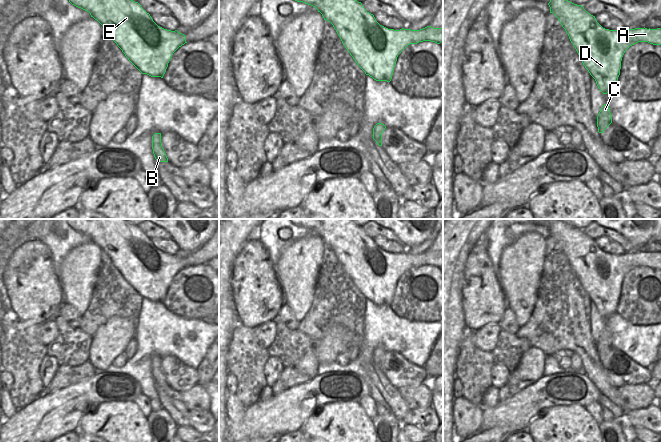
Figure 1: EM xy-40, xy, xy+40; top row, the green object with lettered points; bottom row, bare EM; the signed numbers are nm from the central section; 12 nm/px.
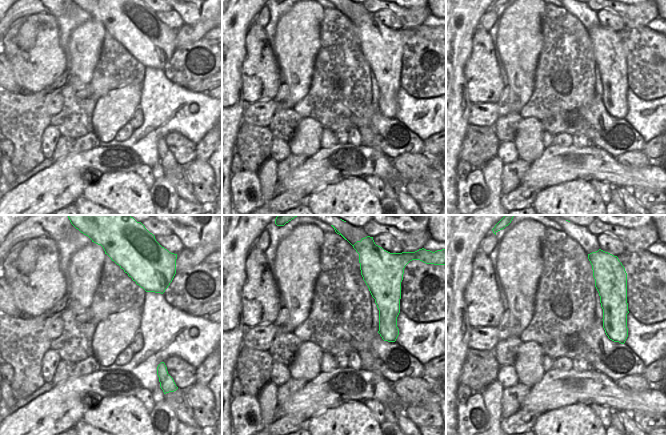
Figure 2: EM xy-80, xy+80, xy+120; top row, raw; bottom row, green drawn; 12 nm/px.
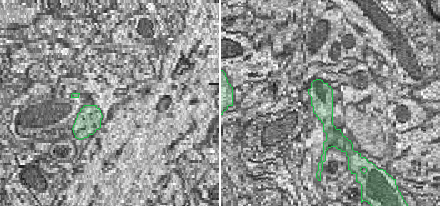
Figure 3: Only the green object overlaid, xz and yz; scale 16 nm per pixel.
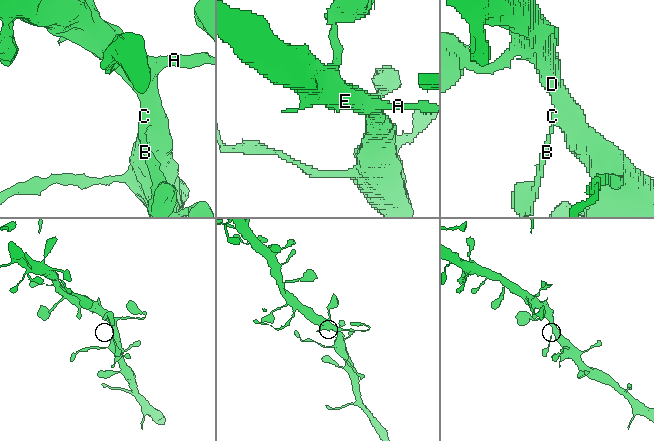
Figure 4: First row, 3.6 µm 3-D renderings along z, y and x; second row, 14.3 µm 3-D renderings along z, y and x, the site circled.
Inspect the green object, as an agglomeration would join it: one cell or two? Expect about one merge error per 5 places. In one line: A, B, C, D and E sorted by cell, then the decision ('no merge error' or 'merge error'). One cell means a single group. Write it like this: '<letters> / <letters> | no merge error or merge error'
A B C D E | no merge error

